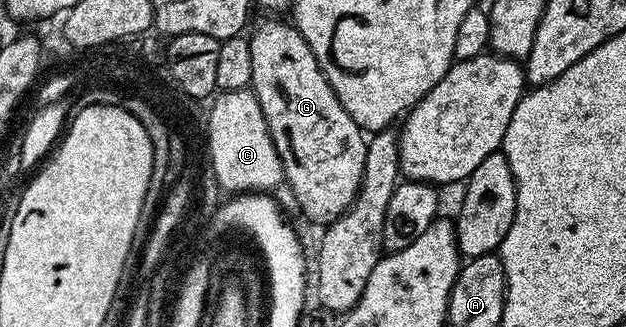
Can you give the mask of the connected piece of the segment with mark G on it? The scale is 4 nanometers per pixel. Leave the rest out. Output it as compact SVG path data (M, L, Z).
M274 16L265 20L248 34L252 48L250 86L276 144L285 185L290 185L303 216L325 228L356 200L368 138L340 104L298 27Z

